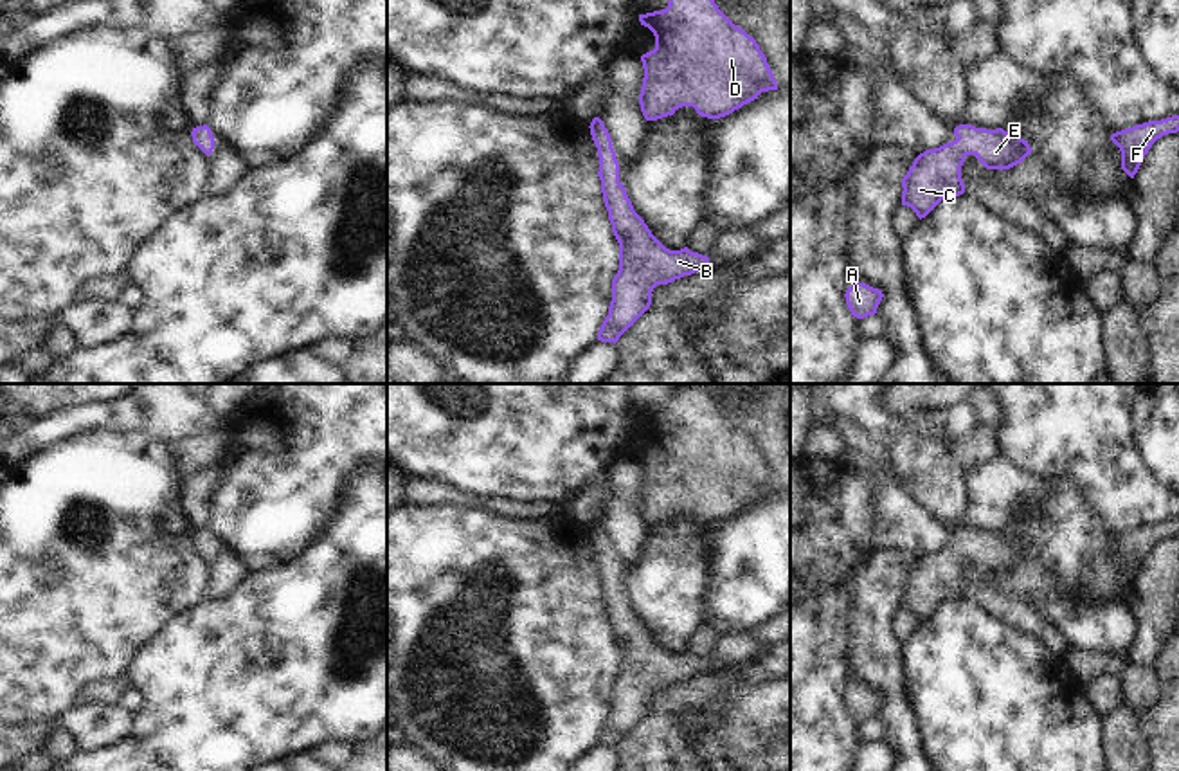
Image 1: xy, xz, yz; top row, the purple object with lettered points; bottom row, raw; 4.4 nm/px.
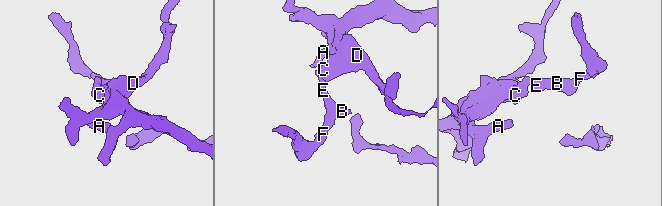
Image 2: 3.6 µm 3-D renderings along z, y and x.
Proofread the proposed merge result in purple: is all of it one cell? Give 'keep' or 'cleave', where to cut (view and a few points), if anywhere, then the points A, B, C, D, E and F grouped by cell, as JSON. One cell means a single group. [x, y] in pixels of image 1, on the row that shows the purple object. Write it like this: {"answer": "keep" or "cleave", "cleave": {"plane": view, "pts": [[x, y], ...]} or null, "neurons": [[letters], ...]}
{"answer": "keep", "cleave": null, "neurons": [["A", "B", "C", "D", "E", "F"]]}

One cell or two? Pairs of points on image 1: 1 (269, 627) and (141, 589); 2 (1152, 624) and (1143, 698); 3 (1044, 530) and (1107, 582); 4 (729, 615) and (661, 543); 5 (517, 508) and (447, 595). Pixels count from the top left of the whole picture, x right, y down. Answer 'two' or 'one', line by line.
1: two
2: two
3: one
4: two
5: two

